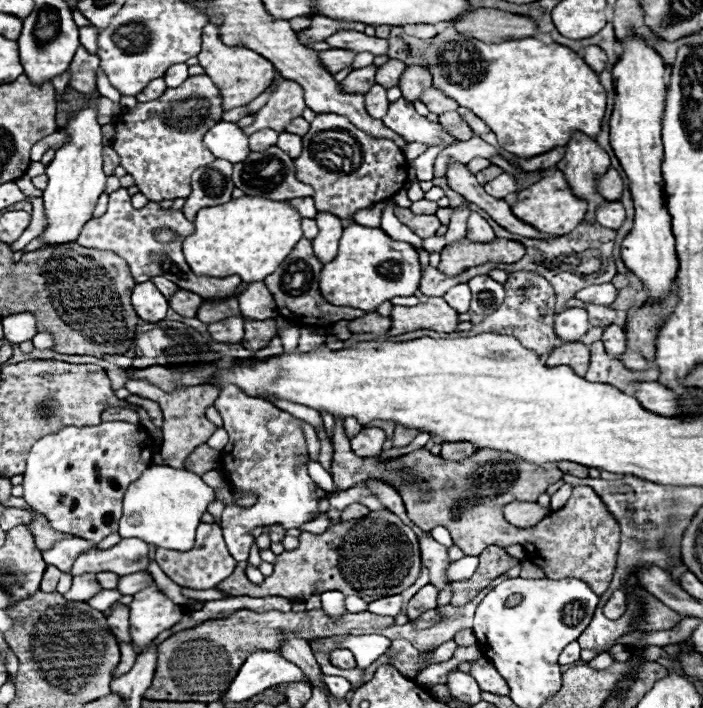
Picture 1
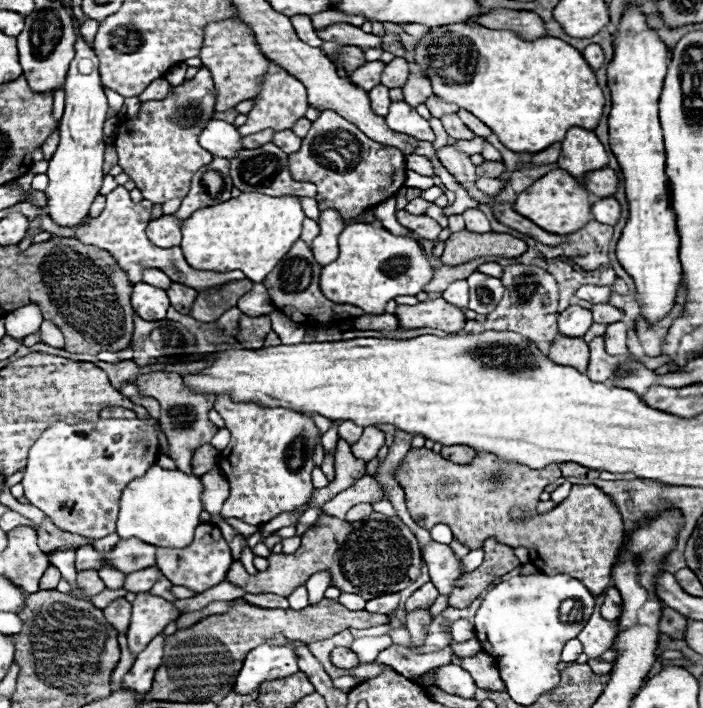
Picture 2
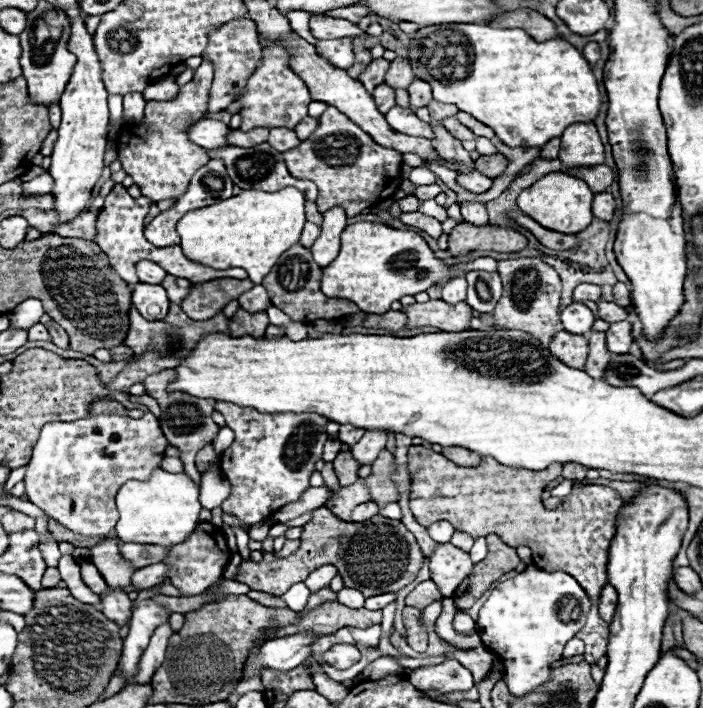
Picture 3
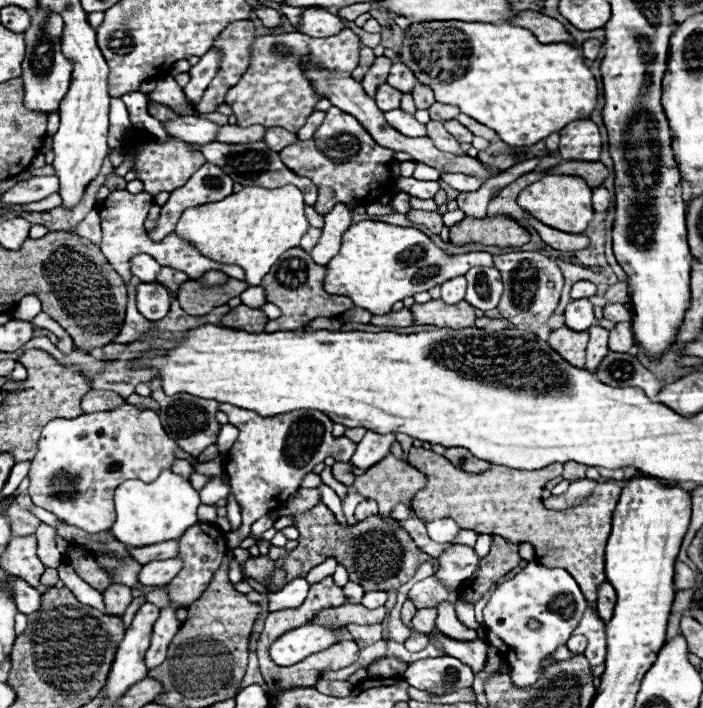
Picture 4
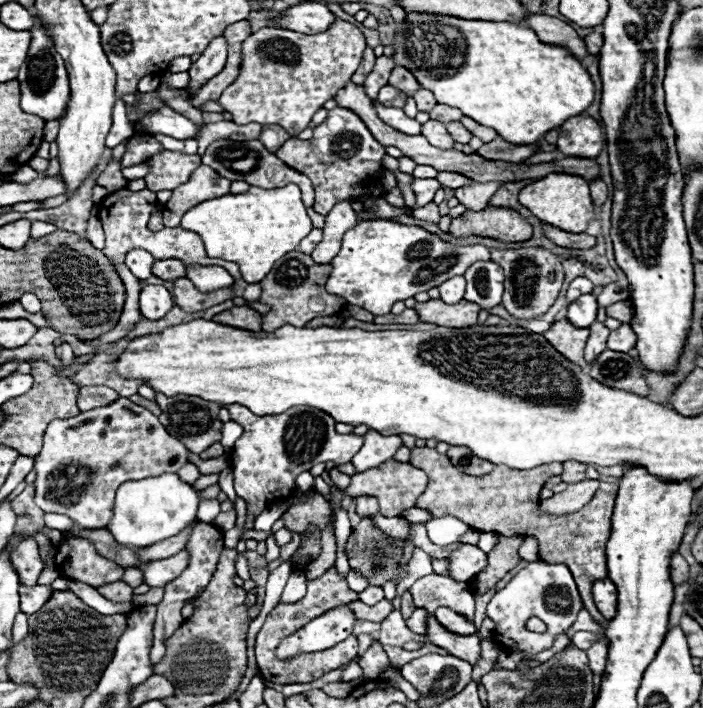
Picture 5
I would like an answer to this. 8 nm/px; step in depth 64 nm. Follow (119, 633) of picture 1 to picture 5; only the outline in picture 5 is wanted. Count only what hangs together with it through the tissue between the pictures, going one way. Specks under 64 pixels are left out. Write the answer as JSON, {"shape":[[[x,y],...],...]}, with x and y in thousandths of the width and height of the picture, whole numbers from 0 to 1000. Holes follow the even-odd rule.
{"shape":[[[174,819],[171,822],[156,822],[156,825],[145,825],[139,831],[139,836],[148,845],[159,847],[159,850],[185,850],[185,845],[188,845],[188,831]]]}

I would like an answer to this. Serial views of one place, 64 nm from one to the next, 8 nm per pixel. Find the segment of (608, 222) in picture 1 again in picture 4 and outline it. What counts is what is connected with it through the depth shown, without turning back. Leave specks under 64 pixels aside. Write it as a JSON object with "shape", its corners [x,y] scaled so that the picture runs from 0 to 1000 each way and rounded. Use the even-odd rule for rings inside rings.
{"shape":[[[851,263],[842,268],[842,288],[845,288],[845,297],[848,299],[862,299],[865,288],[868,288],[868,271],[859,266],[859,263]]]}

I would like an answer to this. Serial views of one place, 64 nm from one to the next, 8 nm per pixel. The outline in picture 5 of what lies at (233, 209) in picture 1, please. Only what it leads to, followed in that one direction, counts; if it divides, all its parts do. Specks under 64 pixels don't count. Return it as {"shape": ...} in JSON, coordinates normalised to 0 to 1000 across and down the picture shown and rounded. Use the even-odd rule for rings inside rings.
{"shape":[[[407,260],[384,268],[358,263],[347,274],[321,274],[293,282],[262,302],[259,322],[287,333],[299,364],[333,370],[350,398],[370,398],[398,362],[424,350],[427,339],[444,325],[444,314],[430,288],[427,266]]]}

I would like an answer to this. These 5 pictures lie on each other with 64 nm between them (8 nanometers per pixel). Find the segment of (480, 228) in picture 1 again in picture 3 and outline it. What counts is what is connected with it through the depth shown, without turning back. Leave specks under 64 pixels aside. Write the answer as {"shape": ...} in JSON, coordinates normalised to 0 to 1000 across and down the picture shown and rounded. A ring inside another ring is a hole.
{"shape":[[[657,285],[657,308],[669,316],[694,316],[694,302],[688,285]]]}

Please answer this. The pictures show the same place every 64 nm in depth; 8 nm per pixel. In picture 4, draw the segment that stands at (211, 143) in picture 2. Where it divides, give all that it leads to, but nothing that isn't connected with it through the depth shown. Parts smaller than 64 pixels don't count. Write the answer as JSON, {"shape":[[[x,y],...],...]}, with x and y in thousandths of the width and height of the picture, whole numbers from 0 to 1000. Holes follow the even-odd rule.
{"shape":[[[253,164],[248,169],[230,172],[230,181],[242,192],[250,192],[253,198],[287,206],[287,203],[304,201],[304,189],[307,189],[310,175],[290,169],[290,167],[279,167],[279,164]]]}

